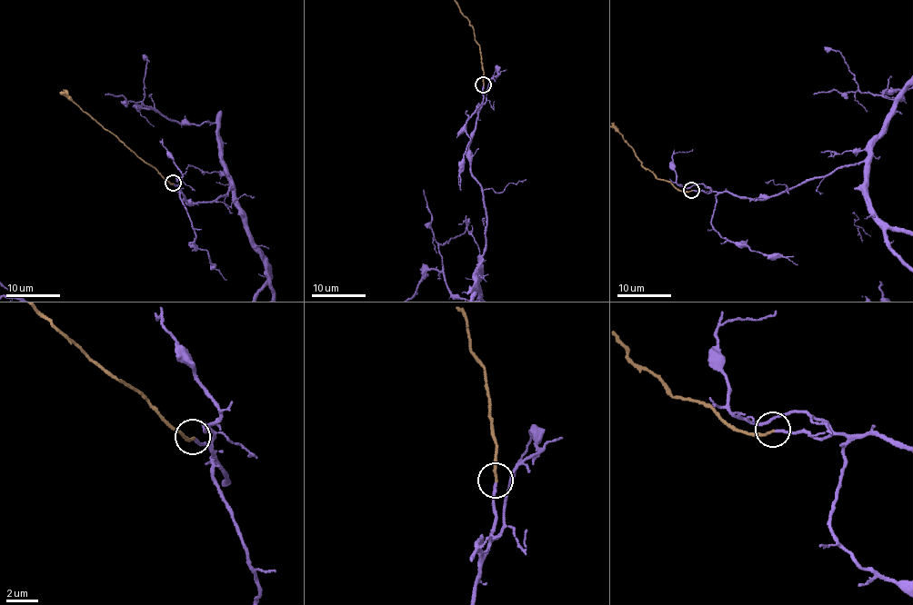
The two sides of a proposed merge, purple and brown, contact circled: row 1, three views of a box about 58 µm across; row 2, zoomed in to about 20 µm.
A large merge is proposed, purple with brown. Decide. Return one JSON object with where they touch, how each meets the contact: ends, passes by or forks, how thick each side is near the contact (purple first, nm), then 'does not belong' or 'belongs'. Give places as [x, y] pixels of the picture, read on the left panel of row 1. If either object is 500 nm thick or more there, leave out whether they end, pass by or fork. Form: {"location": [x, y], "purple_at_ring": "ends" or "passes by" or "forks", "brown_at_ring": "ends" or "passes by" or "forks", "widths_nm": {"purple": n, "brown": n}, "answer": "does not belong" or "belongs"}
{"location": [173, 183], "purple_at_ring": "forks", "brown_at_ring": "ends", "widths_nm": {"purple": 100, "brown": 170}, "answer": "belongs"}

